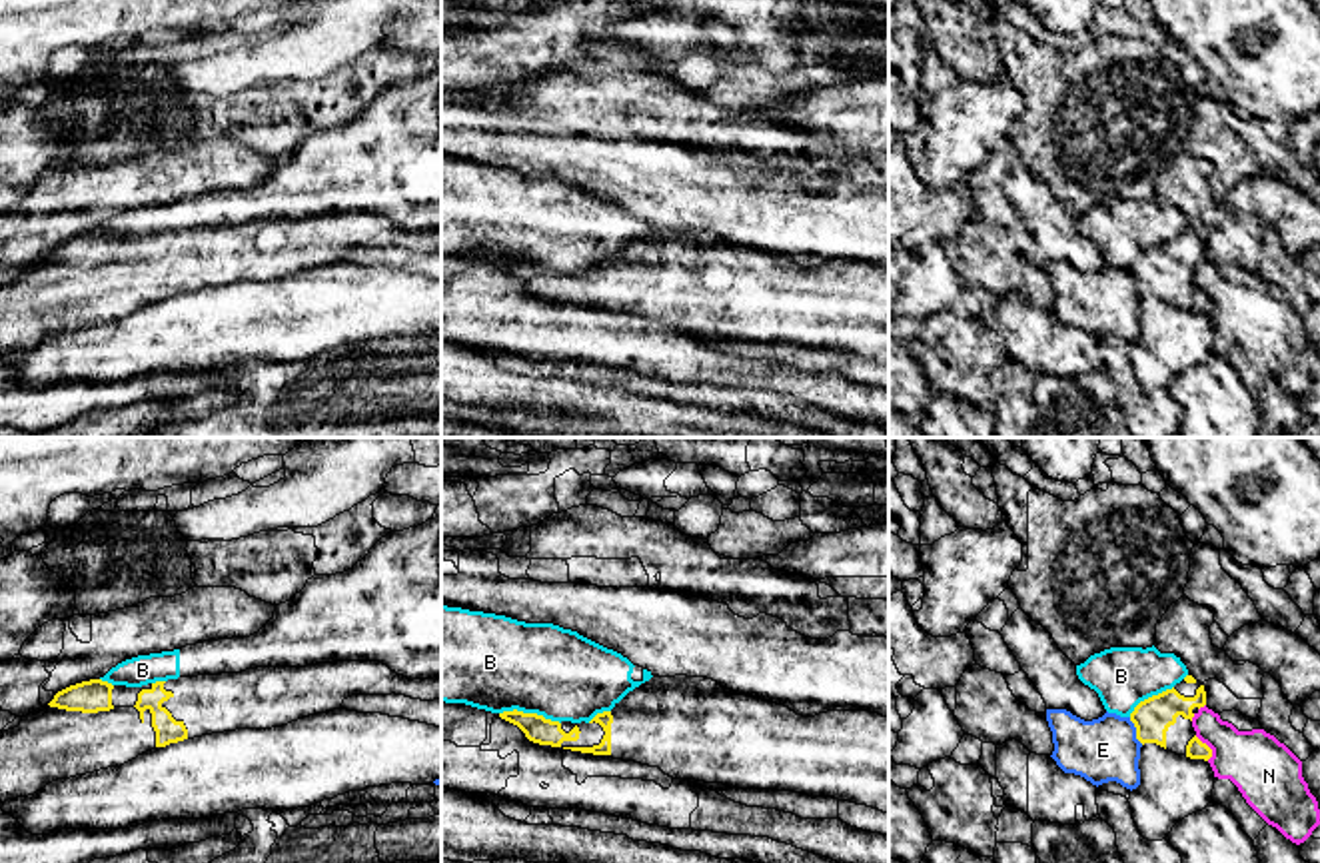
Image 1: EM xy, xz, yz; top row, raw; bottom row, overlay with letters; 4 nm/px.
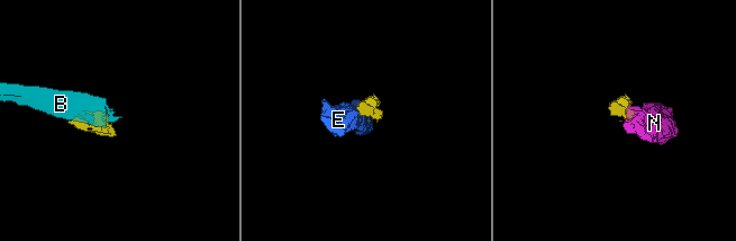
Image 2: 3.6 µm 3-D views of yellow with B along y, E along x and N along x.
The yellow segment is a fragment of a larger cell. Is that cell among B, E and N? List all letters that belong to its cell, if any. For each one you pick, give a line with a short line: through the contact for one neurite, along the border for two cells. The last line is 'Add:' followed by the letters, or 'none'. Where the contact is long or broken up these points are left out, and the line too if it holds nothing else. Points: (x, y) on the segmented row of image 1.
Add: none

